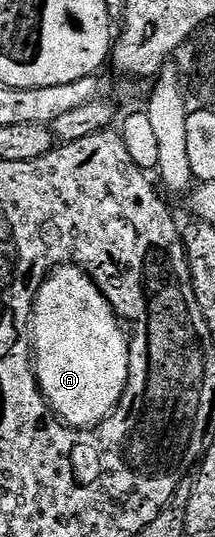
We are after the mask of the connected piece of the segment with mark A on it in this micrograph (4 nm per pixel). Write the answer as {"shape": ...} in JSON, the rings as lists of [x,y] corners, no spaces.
{"shape":[[[59,266],[46,277],[34,299],[30,339],[34,377],[50,411],[71,428],[93,429],[114,411],[130,377],[130,340],[122,333],[120,317],[89,274],[78,266]]]}

